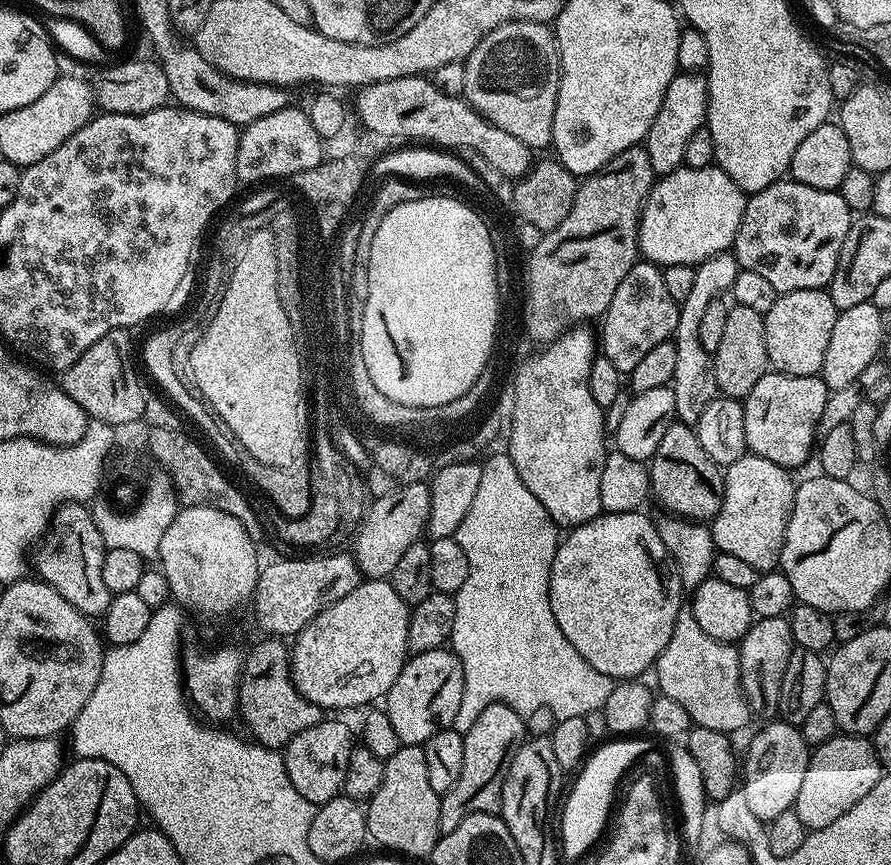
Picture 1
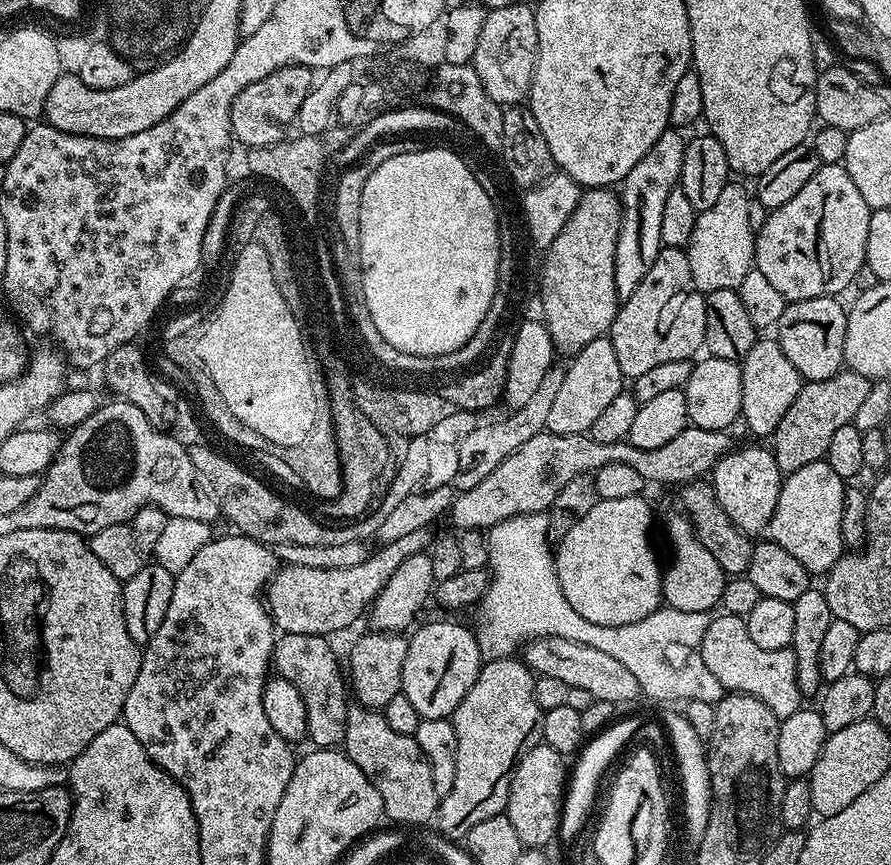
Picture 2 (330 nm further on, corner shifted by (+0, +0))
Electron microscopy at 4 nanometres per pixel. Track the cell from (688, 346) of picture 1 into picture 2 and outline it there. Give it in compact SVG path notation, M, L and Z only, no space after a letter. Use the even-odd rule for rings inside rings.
M729 182L718 194L714 206L710 210L702 210L698 213L694 222L694 234L690 234L690 242L687 246L688 261L690 262L690 274L694 278L694 286L705 294L714 290L739 289L742 278L746 278L748 272L753 271L756 258L756 238L754 229L750 226L750 192L743 188L740 182Z

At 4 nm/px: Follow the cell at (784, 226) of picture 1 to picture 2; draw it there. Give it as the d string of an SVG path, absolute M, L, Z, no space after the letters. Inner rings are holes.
M843 163L821 164L820 169L814 174L814 178L810 178L810 182L806 182L806 186L802 186L802 190L798 190L798 194L794 194L794 198L790 198L790 202L782 202L782 206L769 211L766 222L755 233L755 271L761 272L778 289L778 294L784 296L785 301L809 300L810 298L822 298L823 296L835 298L842 290L846 290L846 286L850 286L850 278L854 278L854 274L858 274L858 270L865 267L866 234L870 231L870 218L872 214L873 209L866 206L866 201L862 199L862 194L858 194L857 188L854 187L854 182L850 182L850 174L846 174Z

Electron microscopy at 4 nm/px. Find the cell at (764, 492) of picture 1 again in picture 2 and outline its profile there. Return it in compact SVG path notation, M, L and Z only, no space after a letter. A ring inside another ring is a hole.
M767 447L739 448L725 454L712 467L710 483L722 510L726 510L726 518L730 518L740 532L763 533L774 514L774 506L778 506L782 473Z

